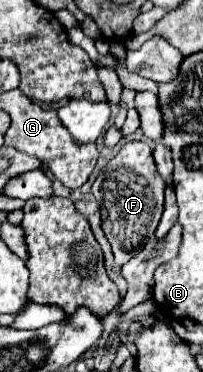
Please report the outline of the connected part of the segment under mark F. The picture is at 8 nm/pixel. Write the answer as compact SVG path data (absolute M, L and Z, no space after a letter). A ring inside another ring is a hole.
M129 141L107 163L105 173L99 173L93 183L93 197L101 207L101 221L107 241L111 243L115 263L125 265L145 237L151 237L163 213L165 183L155 169L151 147L147 141Z

